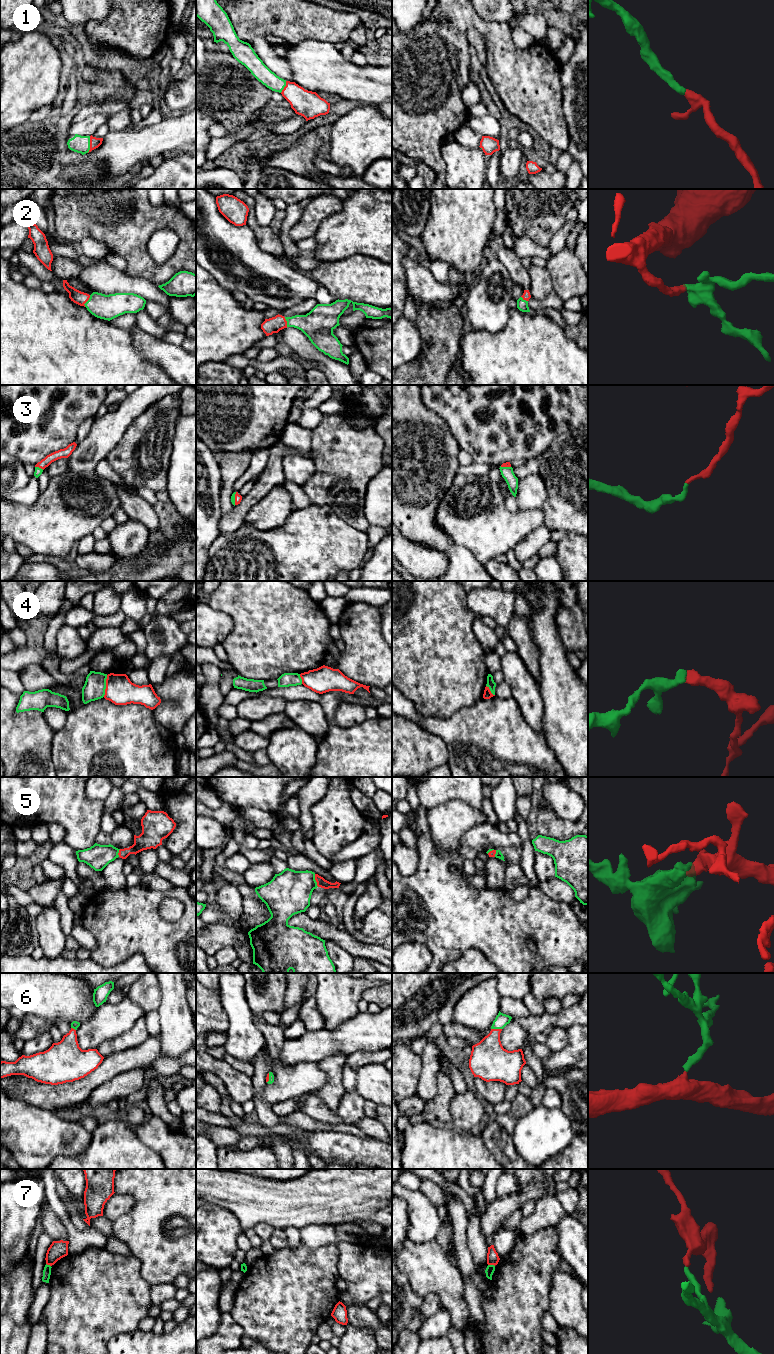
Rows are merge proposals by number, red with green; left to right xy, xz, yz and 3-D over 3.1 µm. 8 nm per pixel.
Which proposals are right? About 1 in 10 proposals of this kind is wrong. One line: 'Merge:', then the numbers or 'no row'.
Merge: 1, 2, 3, 5, 6

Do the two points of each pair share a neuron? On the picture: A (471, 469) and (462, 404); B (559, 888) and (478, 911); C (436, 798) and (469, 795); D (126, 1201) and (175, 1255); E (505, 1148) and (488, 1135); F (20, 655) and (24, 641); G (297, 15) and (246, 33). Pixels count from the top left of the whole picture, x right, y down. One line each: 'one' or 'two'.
A: two
B: two
C: one
D: two
E: one
F: two
G: one

